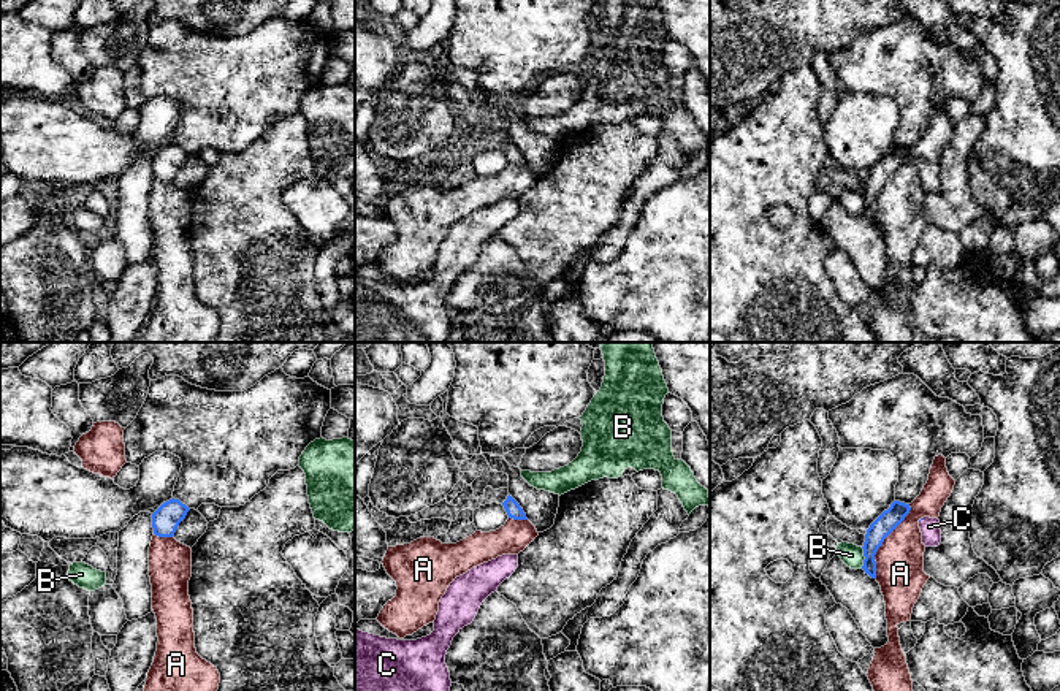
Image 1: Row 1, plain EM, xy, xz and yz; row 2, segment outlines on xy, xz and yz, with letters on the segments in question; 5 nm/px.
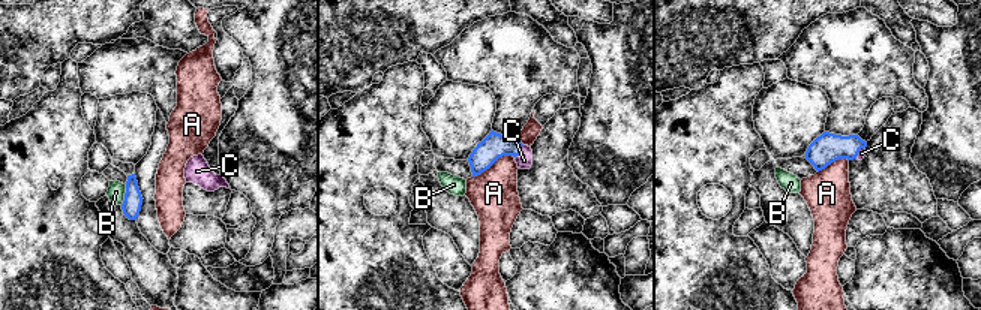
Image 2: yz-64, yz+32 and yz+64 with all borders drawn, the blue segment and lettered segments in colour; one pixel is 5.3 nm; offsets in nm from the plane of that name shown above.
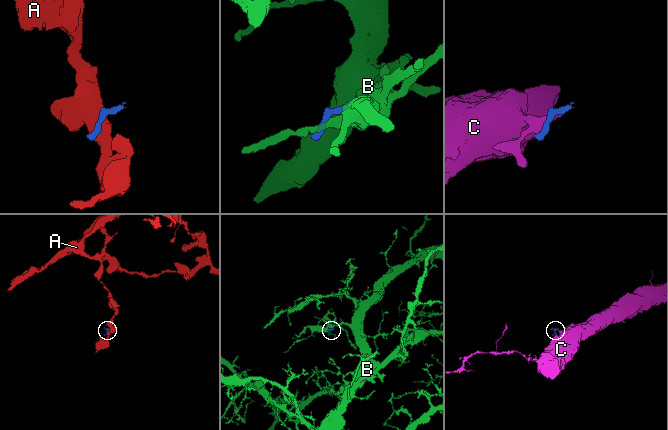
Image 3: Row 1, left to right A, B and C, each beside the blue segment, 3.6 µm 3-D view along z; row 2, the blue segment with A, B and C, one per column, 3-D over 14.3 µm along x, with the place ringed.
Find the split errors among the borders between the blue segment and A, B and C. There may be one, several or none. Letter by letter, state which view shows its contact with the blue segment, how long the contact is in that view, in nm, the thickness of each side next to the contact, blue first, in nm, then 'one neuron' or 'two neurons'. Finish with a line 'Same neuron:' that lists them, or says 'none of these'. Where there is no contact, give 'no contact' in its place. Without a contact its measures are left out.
A: meets blue in yz; contact 420 nm long; 100 nm thick on the blue side, 240 nm on the other; two neurons
B: meets blue in yz; contact 110 nm long; 100 nm thick on the blue side, 110 nm on the other; two neurons
C: no contact; one neuron
Same neuron: C

